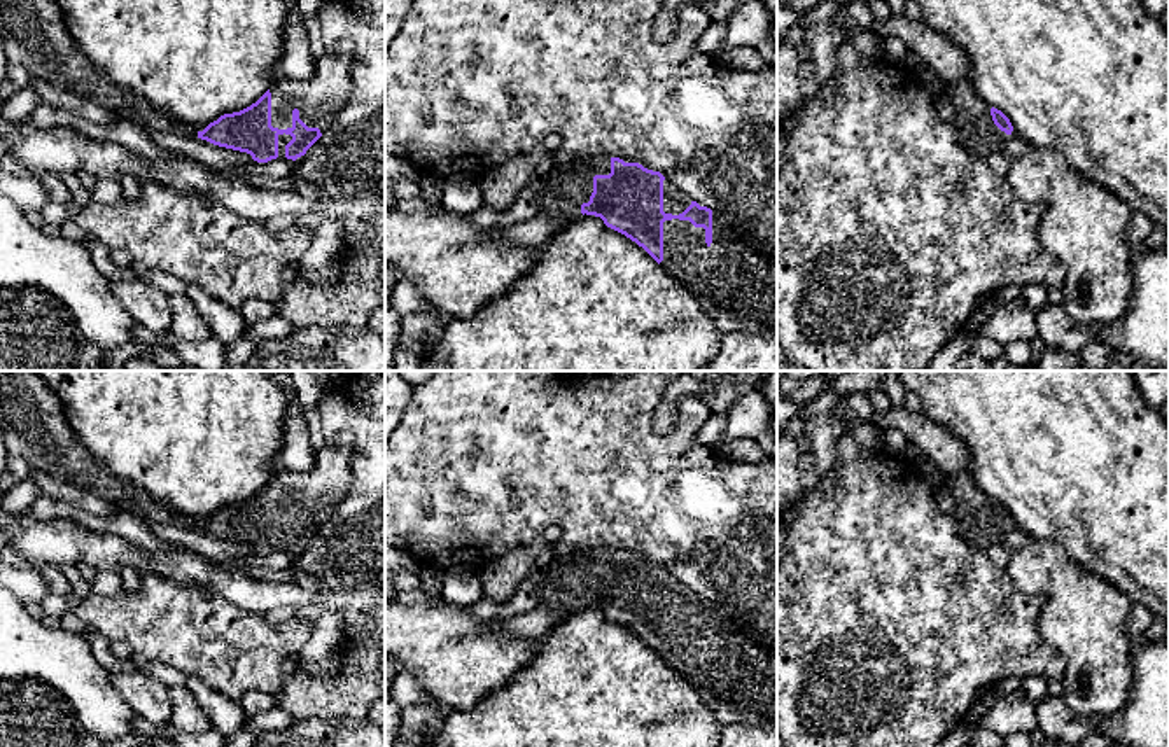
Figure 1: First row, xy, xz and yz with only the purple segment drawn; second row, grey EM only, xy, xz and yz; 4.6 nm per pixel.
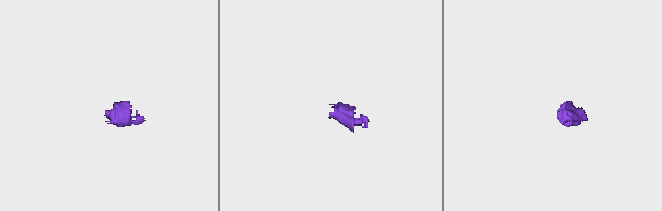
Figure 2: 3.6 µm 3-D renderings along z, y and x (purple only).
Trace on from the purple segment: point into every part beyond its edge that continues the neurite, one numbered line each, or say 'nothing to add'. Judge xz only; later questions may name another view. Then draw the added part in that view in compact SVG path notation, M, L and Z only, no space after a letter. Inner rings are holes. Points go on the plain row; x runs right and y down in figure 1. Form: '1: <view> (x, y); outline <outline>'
1: xz (569, 576); outline M576 549L555 555L544 576L541 607L576 612L588 609L581 597L590 593L593 569L611 565L611 549Z
2: xz (718, 665); outline M712 604L712 635L705 621L690 612L663 614L663 653L660 658L681 672L696 689L766 721L777 717L777 656L758 646L721 607Z

